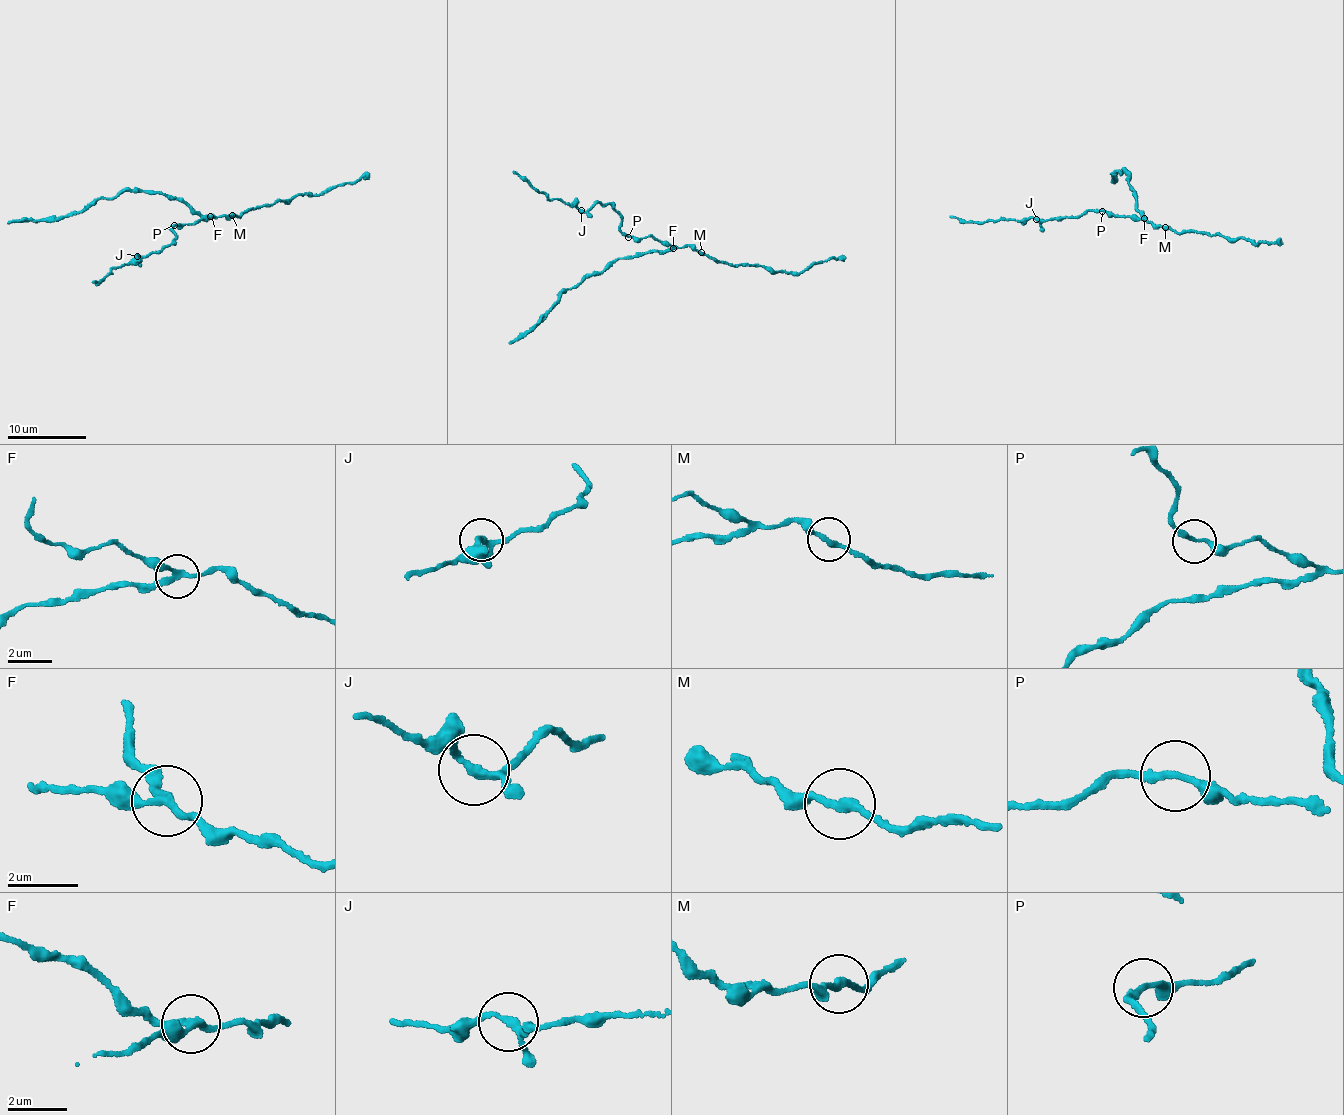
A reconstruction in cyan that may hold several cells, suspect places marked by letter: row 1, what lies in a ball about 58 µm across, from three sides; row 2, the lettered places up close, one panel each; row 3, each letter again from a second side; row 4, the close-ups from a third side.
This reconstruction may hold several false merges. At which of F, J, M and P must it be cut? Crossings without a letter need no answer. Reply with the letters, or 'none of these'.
F

